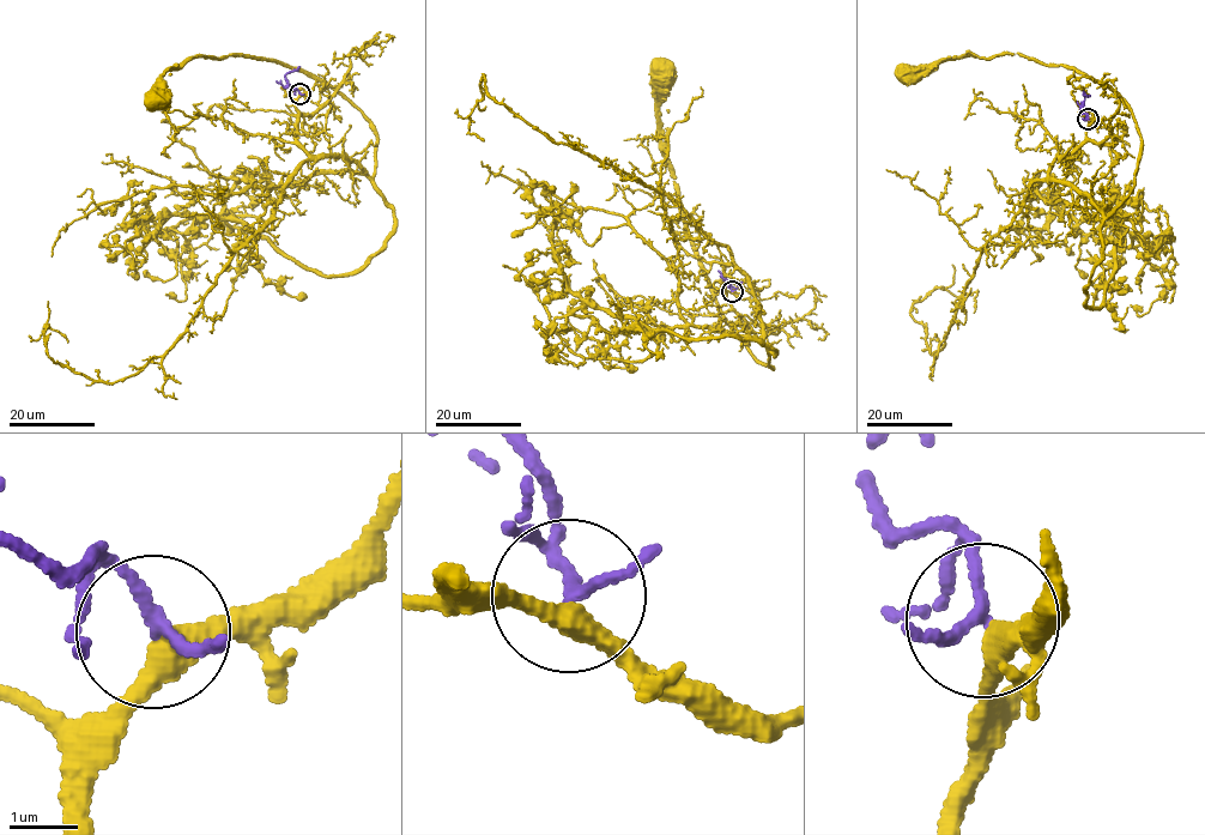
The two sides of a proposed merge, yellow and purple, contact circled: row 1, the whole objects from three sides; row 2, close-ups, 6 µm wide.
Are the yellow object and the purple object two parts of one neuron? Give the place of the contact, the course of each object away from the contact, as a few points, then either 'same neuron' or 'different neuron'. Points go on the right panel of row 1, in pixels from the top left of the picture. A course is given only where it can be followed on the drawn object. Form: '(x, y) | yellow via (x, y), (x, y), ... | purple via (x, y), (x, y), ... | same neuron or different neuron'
(1088, 119) | yellow via (1088, 119), (1085, 139), (1048, 174), (1106, 217), (1128, 195), (1143, 143), (1112, 90), (1017, 53), (910, 72) | purple via (1088, 119), (1081, 109), (1083, 91) | same neuron

